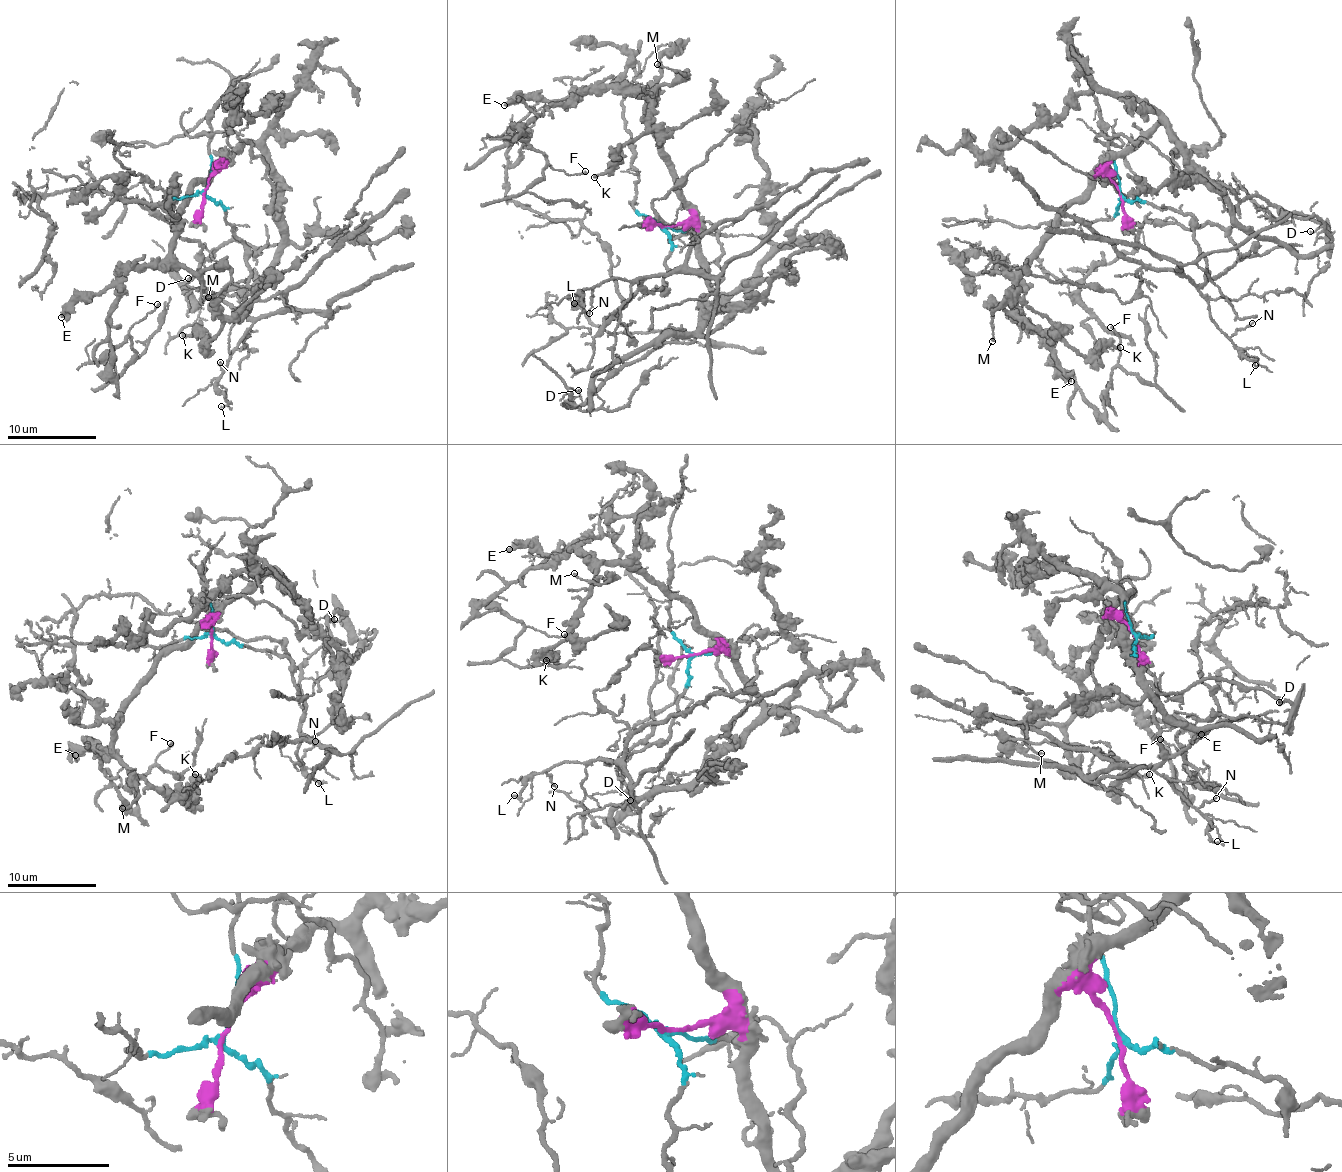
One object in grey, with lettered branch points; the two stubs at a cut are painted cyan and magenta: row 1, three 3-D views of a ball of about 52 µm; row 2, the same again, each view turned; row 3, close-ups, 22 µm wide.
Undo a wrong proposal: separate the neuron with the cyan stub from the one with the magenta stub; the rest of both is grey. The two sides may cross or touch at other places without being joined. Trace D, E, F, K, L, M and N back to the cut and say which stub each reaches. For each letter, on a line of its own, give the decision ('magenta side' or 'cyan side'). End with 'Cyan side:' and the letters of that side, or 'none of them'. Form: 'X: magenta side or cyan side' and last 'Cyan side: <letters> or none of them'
D: magenta side
E: magenta side
F: magenta side
K: magenta side
L: cyan side
M: magenta side
N: cyan side
Cyan side: L, N

